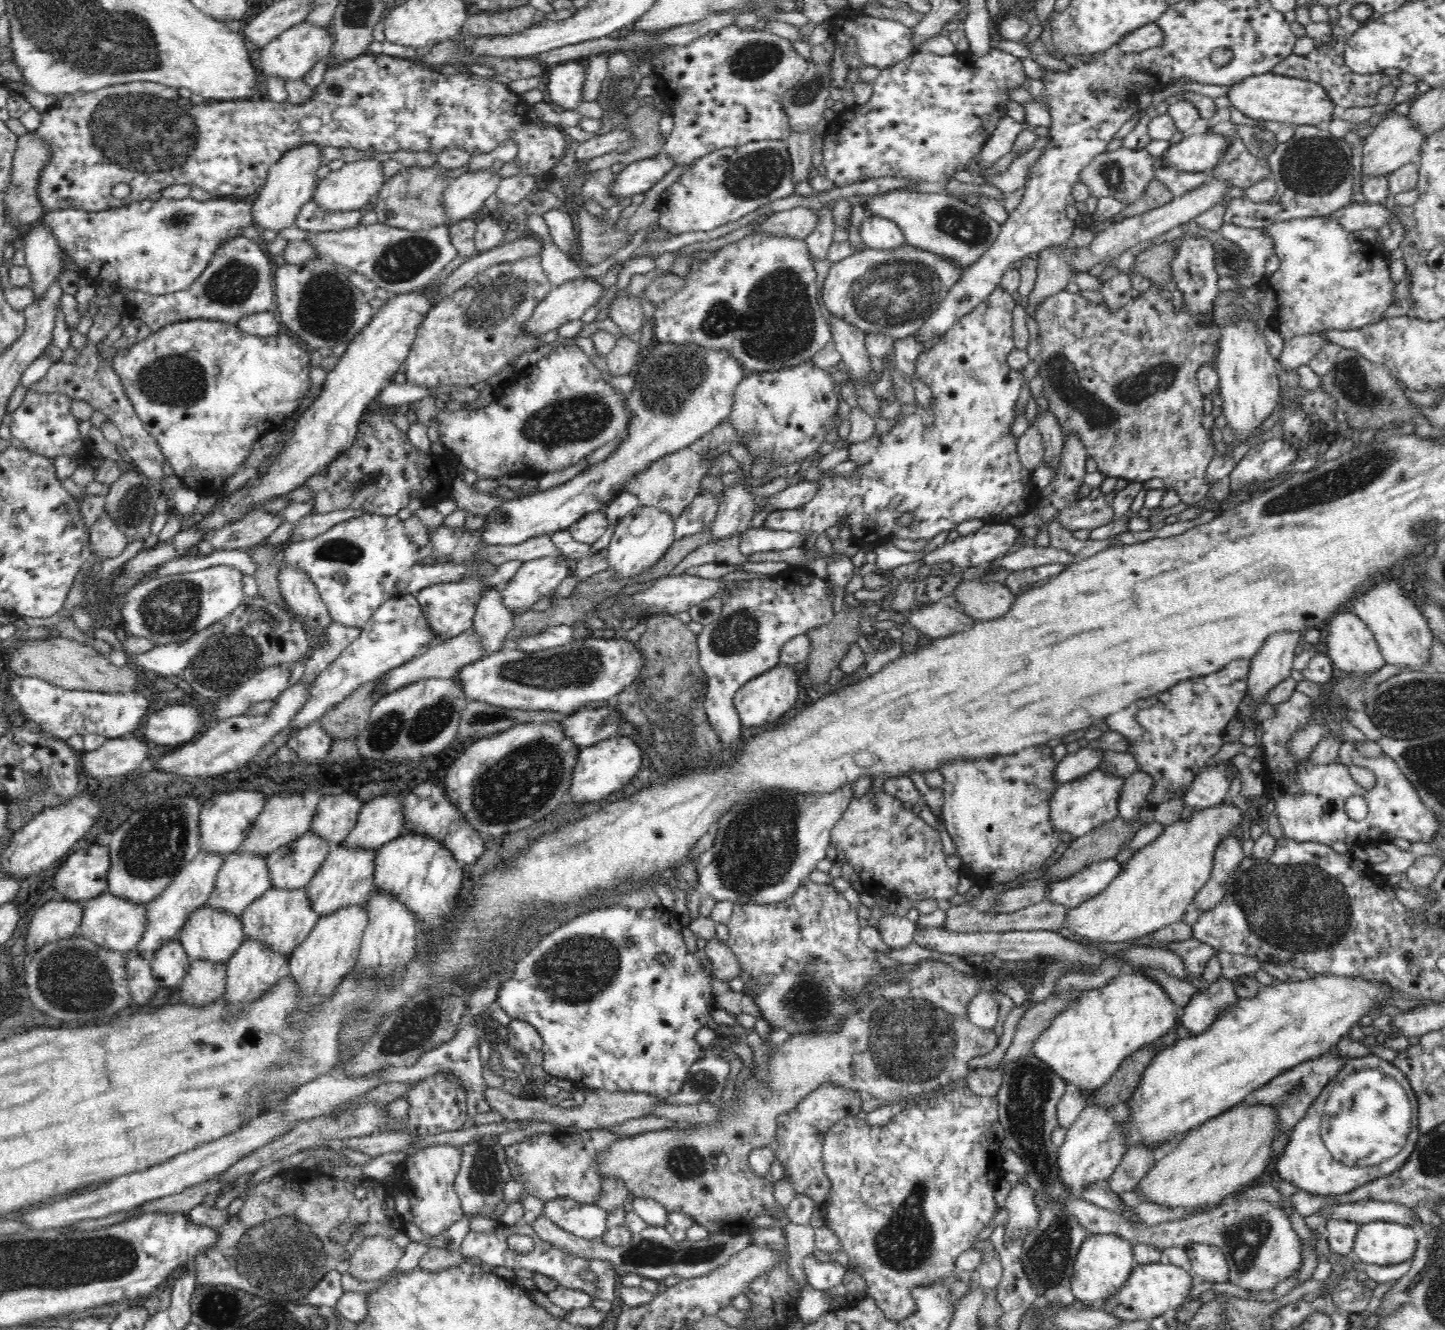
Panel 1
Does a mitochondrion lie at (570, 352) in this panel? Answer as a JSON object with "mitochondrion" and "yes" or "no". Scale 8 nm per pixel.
{"mitochondrion":"no"}

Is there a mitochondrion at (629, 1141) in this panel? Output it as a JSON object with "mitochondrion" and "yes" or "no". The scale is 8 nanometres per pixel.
{"mitochondrion":"no"}

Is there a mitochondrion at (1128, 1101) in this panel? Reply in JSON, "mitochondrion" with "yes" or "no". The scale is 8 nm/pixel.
{"mitochondrion":"no"}

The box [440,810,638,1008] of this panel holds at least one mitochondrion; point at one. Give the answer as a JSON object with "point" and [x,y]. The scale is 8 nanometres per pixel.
{"point":[576,970]}

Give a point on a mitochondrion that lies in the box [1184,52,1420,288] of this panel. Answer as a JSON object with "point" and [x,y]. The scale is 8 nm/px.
{"point":[1310,165]}

